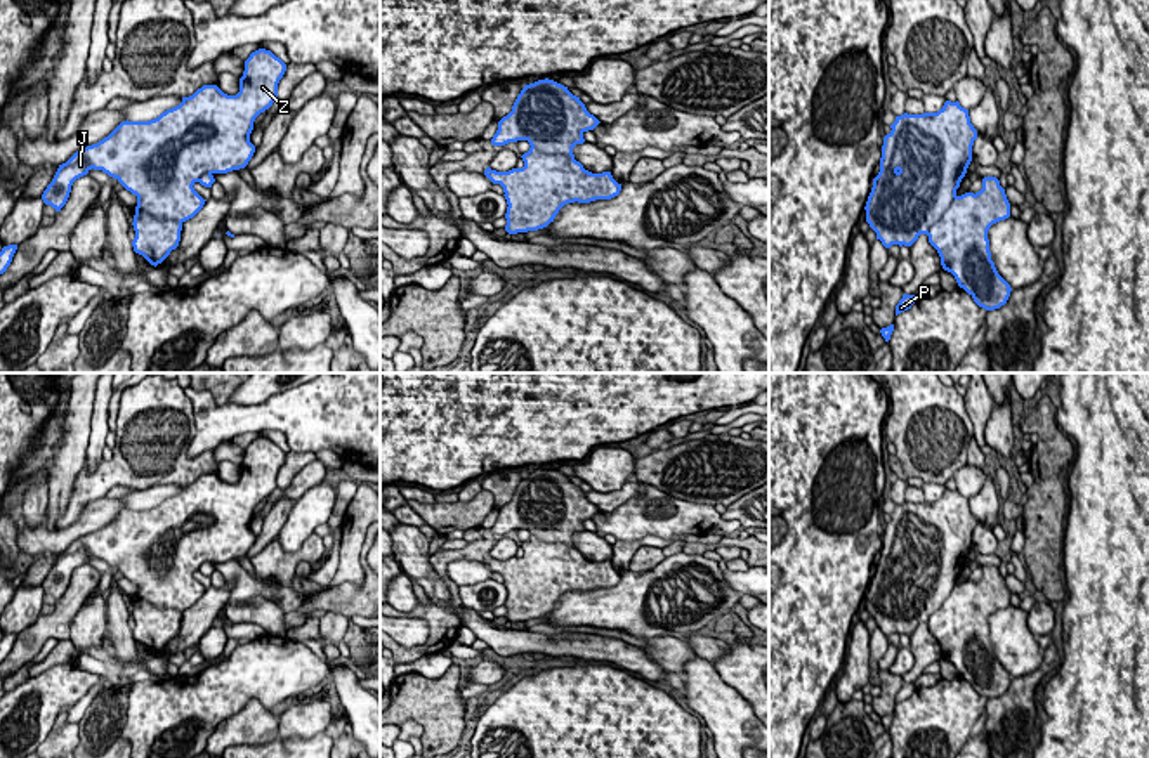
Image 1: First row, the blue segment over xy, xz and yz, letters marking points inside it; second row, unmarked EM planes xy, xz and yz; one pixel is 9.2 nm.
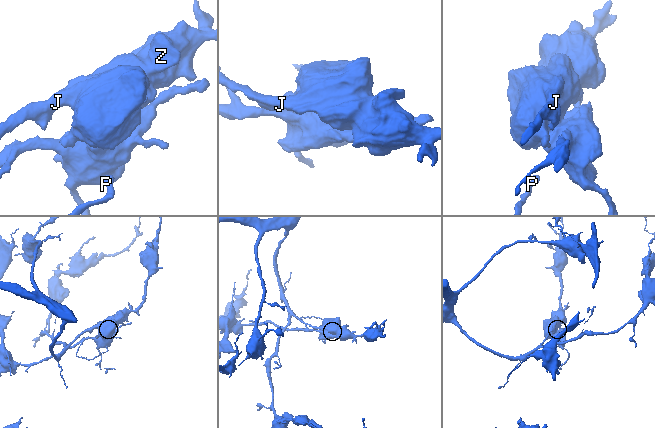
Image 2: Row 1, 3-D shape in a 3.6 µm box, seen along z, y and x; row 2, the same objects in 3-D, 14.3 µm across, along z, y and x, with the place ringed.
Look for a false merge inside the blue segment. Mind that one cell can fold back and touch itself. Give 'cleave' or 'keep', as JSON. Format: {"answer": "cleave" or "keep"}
{"answer": "cleave"}

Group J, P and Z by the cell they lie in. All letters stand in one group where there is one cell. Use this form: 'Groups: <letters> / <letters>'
Groups: J Z / P

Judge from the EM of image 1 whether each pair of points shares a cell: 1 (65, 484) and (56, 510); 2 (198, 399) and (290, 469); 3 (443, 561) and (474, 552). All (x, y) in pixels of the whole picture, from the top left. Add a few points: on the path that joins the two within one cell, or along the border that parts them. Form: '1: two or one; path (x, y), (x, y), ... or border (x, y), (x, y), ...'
1: one; path (59, 491), (58, 503)
2: two; border (290, 450), (315, 453)
3: one; path (450, 555), (467, 554)

